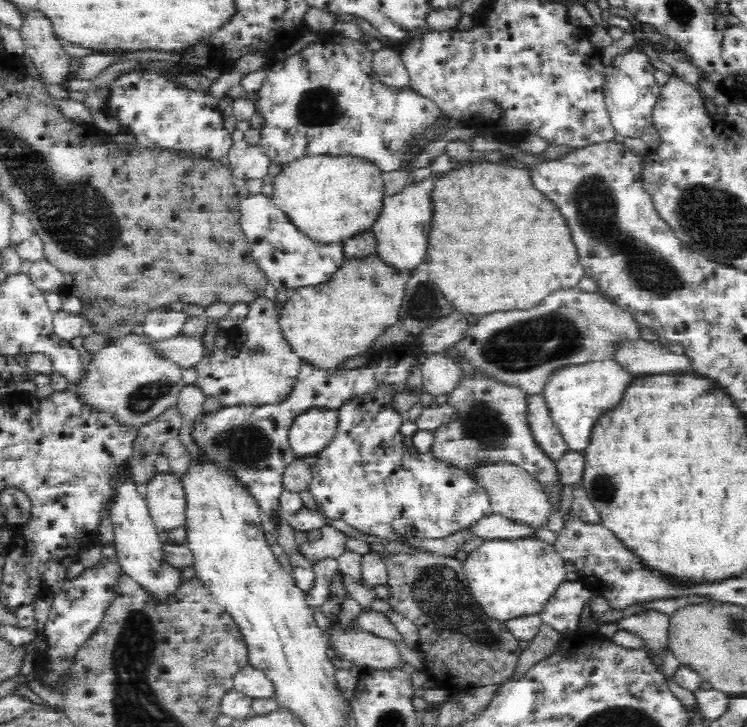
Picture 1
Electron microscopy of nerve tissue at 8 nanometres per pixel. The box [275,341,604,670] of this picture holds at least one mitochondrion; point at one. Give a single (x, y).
(440, 593)

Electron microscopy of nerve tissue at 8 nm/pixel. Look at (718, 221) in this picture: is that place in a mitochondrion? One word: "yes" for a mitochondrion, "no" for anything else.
yes

